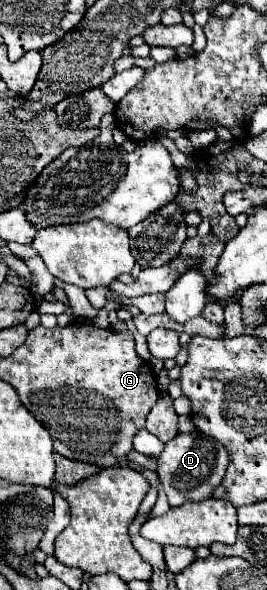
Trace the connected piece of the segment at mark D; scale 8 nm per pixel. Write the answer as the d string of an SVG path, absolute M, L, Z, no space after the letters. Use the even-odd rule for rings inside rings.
M199 431L179 433L175 439L165 443L165 449L157 457L157 475L163 481L167 501L171 507L211 497L213 489L219 485L225 471L227 471L227 449L223 449L219 441L211 441L211 437L203 437L203 433Z

